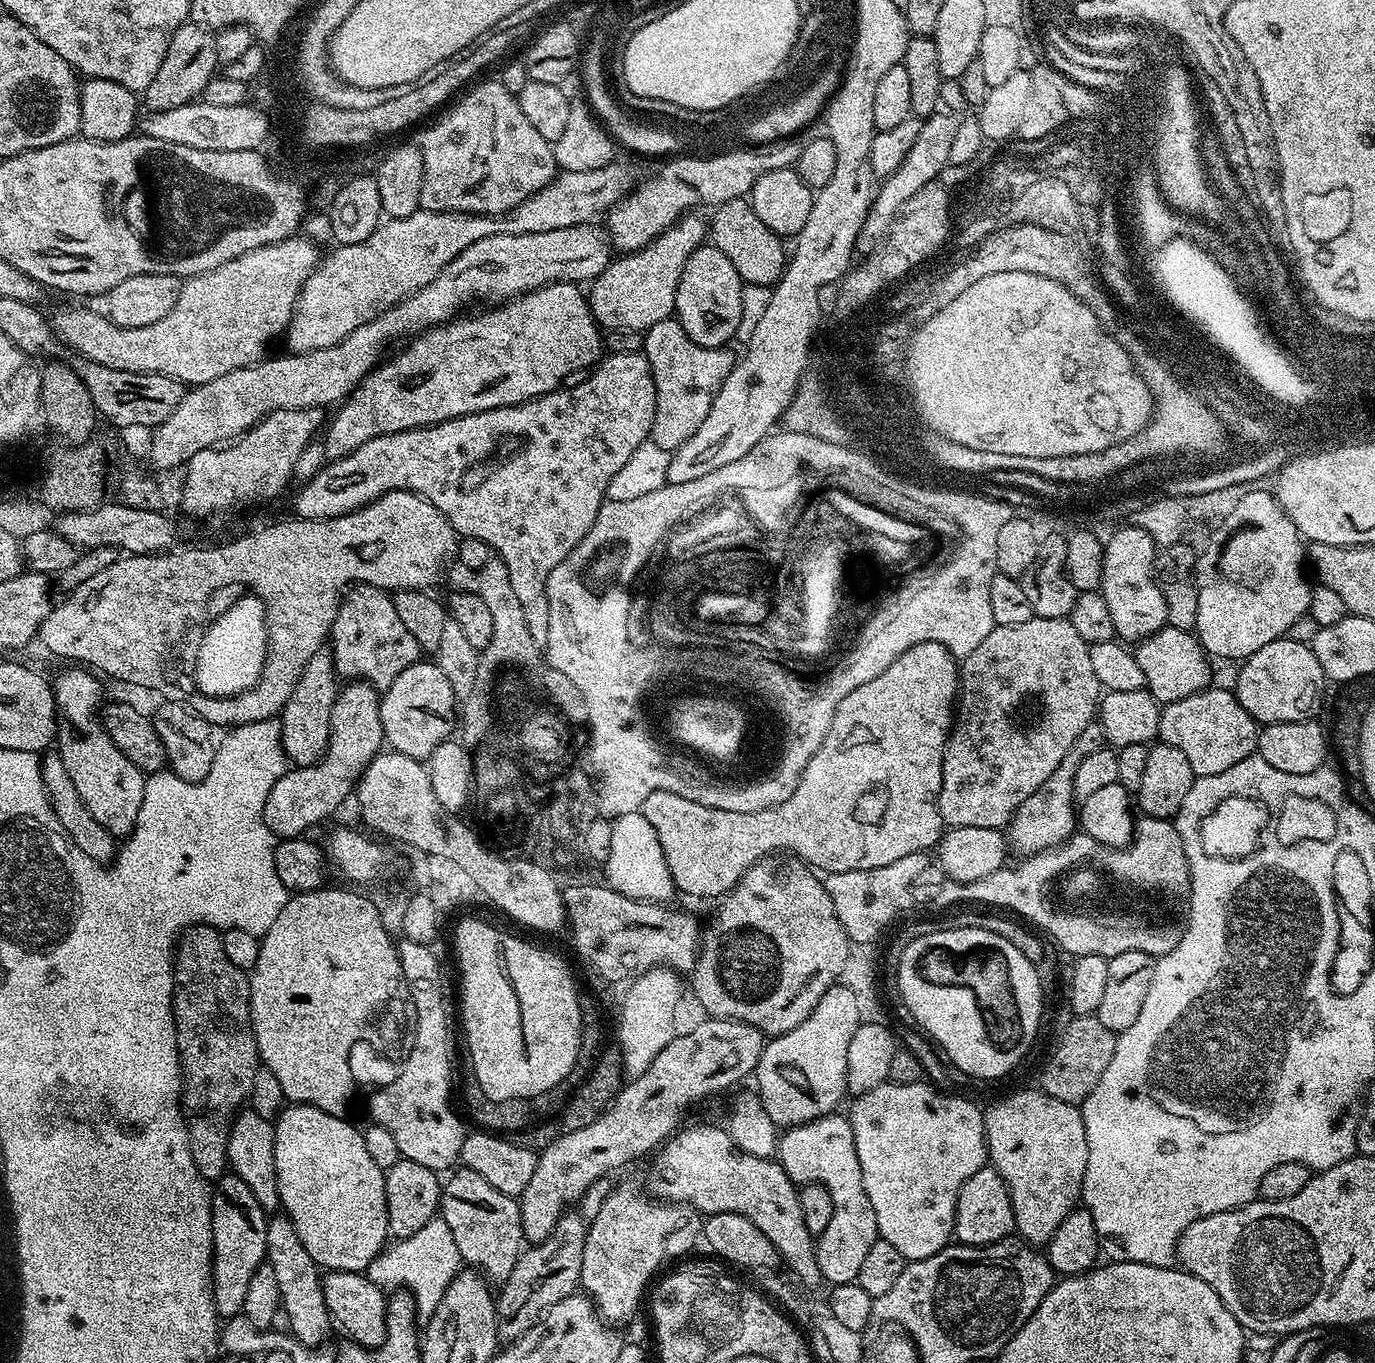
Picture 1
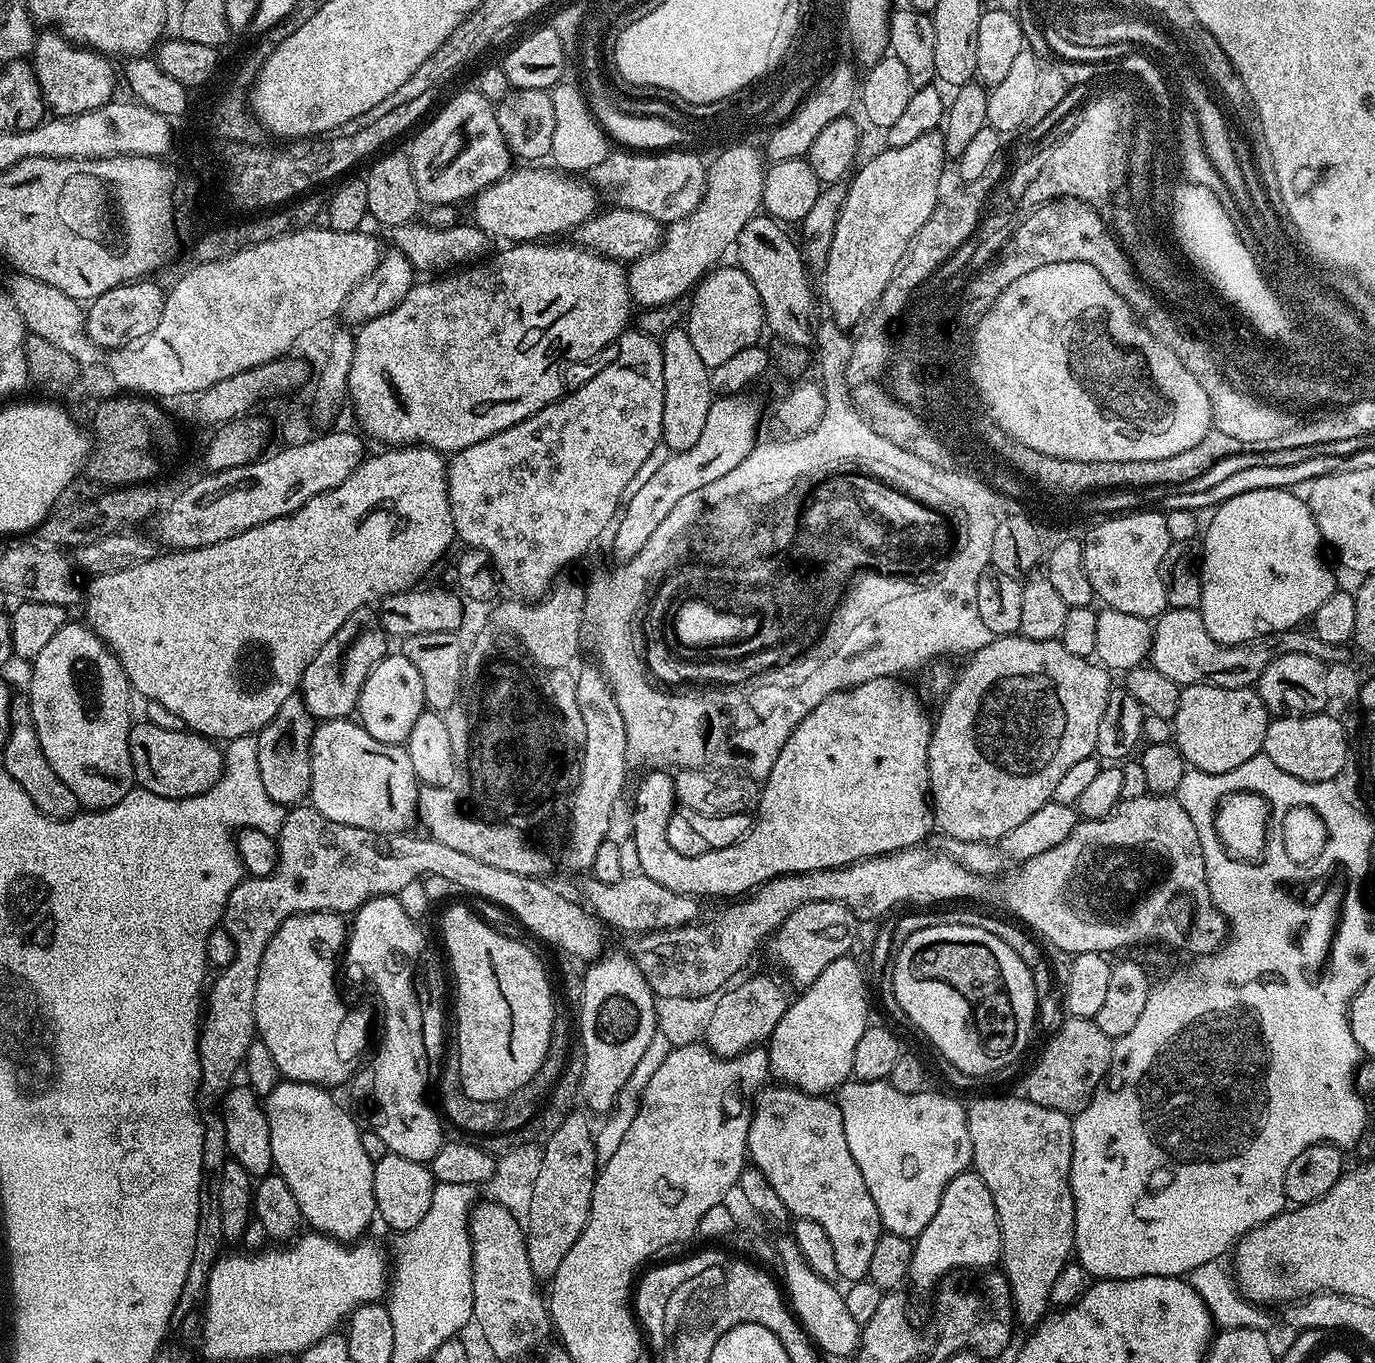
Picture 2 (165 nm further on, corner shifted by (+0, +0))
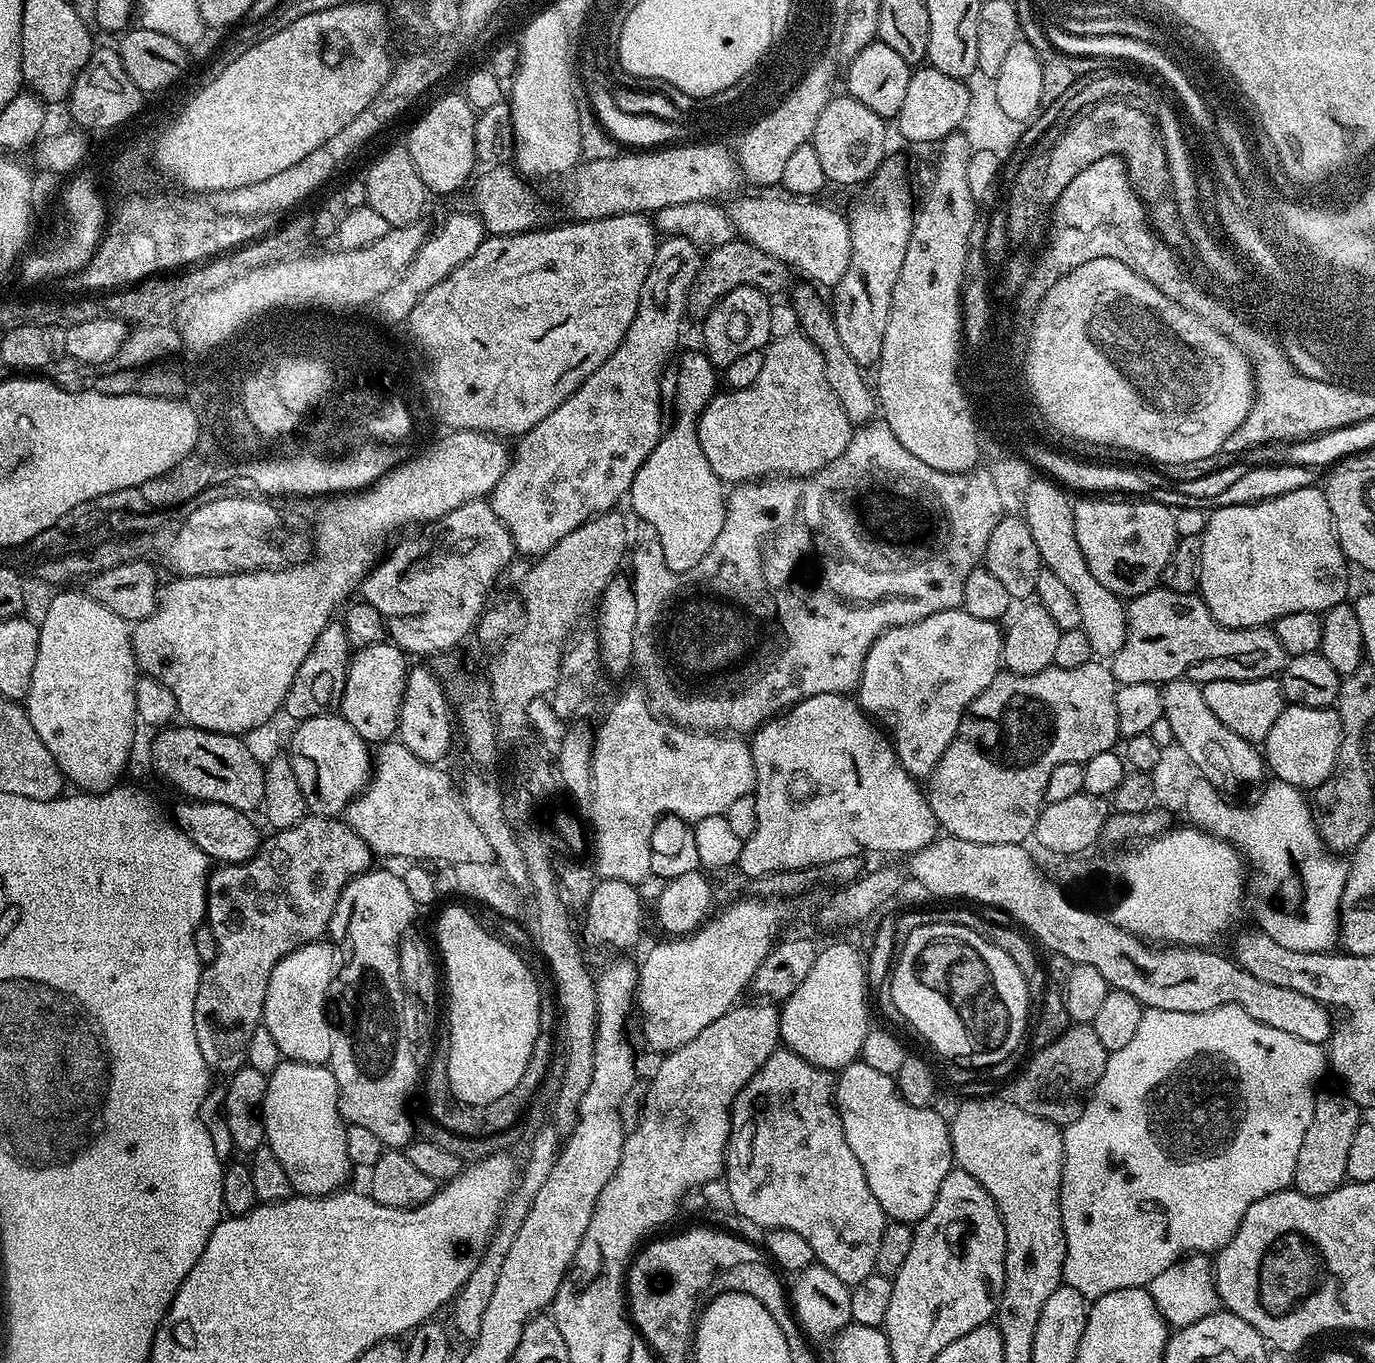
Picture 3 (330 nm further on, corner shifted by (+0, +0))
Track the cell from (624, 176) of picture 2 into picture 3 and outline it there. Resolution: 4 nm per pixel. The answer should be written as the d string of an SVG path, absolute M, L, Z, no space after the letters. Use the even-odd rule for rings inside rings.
M744 195L729 199L726 204L728 217L736 227L737 235L758 246L758 250L766 250L766 254L778 258L797 273L805 272L809 276L805 277L821 289L835 289L842 274L846 274L852 257L847 219L810 198L779 200L776 196Z

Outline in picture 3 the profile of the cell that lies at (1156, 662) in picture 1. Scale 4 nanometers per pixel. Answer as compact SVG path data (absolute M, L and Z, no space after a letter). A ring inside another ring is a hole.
M1034 478L1030 482L1022 518L1030 526L1030 534L1034 534L1041 565L1057 575L1066 586L1070 586L1070 594L1074 594L1078 601L1078 610L1082 614L1079 627L1086 638L1090 638L1093 653L1100 658L1111 658L1118 650L1122 650L1126 642L1128 610L1125 601L1106 590L1106 586L1102 586L1102 582L1090 574L1090 566L1086 566L1082 546L1078 546L1078 538L1074 534L1073 497L1068 497L1055 479L1045 479Z

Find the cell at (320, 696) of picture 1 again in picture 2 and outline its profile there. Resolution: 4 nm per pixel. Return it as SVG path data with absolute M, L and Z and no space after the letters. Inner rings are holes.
M294 694L282 702L278 714L256 736L258 770L262 773L262 786L274 802L285 806L300 806L309 799L310 742L317 721L306 706L303 695Z

